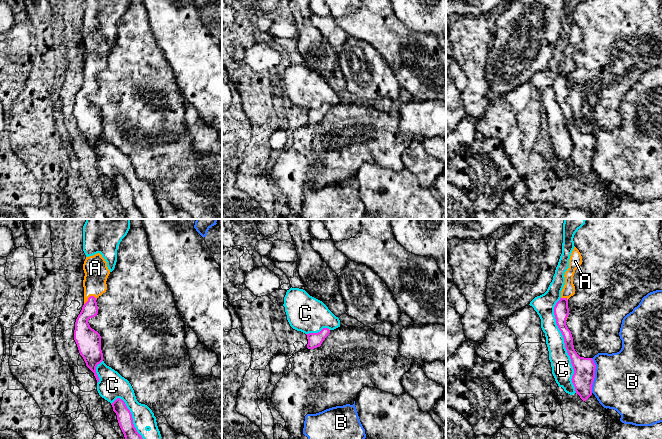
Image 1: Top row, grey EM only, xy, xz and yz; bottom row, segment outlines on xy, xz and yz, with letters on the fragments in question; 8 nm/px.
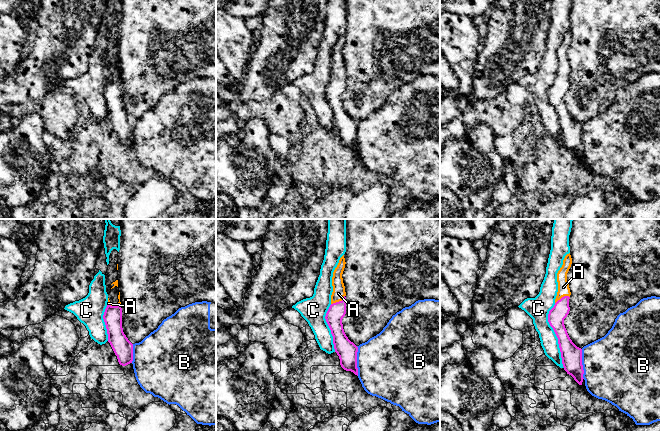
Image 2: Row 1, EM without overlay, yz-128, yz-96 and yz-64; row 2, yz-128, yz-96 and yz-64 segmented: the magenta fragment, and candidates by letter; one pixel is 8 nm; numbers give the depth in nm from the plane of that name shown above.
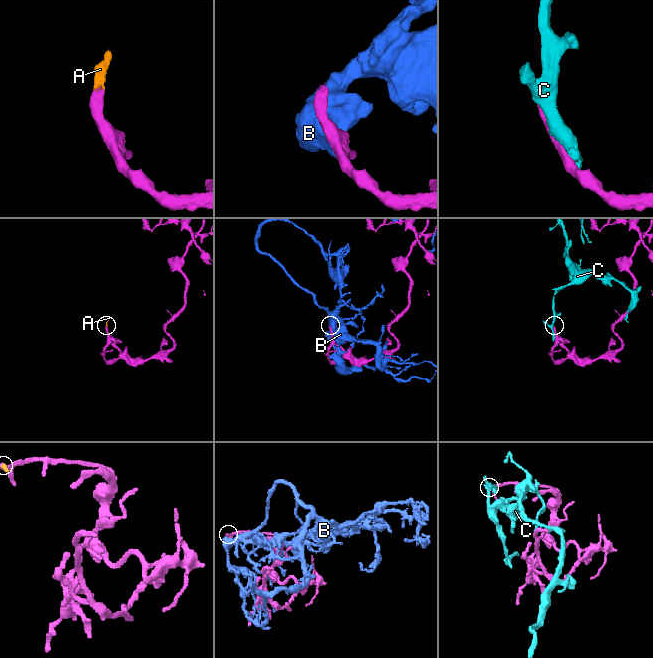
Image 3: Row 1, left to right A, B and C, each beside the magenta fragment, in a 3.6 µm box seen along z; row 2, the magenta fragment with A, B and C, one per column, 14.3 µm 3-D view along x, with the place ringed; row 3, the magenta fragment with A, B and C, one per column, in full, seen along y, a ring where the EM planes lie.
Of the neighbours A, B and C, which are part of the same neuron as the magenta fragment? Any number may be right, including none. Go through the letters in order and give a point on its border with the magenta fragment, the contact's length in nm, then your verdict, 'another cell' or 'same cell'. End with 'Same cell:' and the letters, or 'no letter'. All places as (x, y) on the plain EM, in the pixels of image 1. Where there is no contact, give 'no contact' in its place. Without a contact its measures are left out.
A: contact xy (89, 73); length 120 nm; same cell
B: contact yz (594, 151); length 280 nm; another cell
C: contact yz (565, 121); length 800 nm; another cell
Same cell: A

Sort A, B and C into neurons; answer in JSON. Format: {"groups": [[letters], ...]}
{"groups": [["A"], ["B"], ["C"]]}

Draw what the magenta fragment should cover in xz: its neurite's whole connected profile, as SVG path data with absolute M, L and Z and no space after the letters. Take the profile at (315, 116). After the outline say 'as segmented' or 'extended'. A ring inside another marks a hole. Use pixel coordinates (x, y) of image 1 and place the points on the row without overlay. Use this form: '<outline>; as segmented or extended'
M323 104L318 109L306 110L308 114L307 124L314 125L314 124L321 122L322 118L329 111L329 109L330 109L330 106L328 104Z; as segmented

